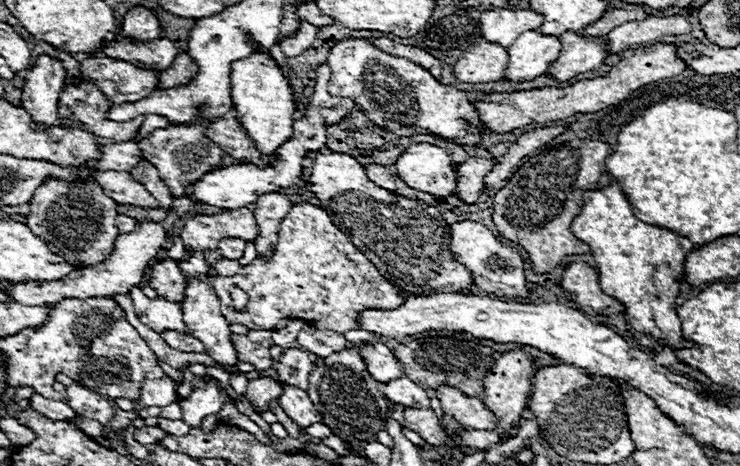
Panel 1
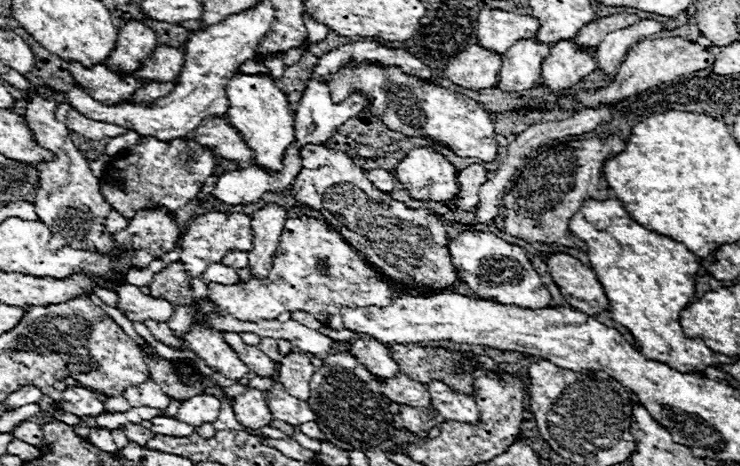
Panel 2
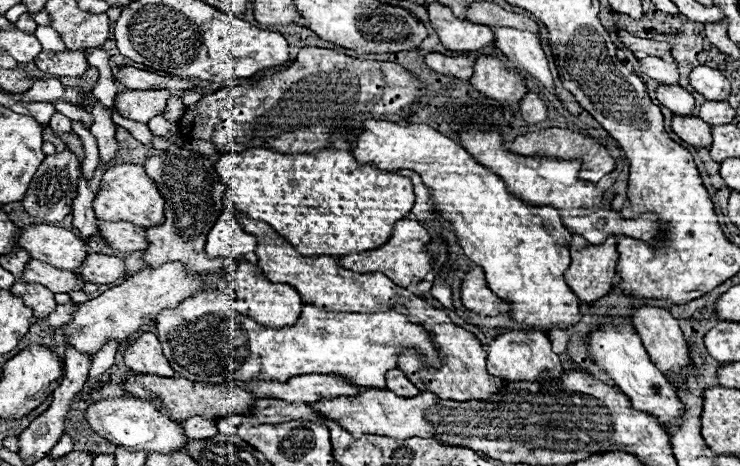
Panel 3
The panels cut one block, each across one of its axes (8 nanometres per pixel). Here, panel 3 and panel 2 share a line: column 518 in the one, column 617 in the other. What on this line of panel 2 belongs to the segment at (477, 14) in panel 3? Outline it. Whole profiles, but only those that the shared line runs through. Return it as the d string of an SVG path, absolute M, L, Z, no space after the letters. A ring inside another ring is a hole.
M614 14L610 18L598 18L590 24L586 24L578 34L576 38L572 40L576 46L580 46L582 50L592 50L598 46L598 42L602 42L602 38L608 34L608 32L614 32L618 28L626 28L626 26L632 26L636 24L640 18L636 14Z

